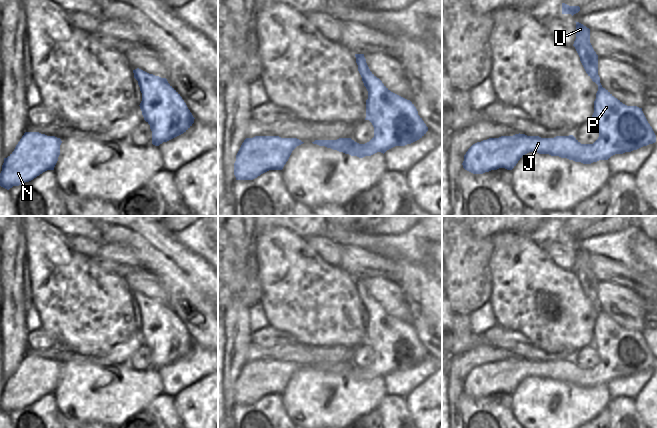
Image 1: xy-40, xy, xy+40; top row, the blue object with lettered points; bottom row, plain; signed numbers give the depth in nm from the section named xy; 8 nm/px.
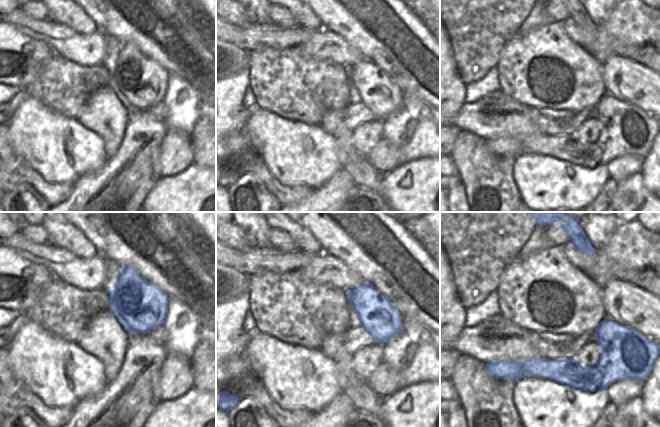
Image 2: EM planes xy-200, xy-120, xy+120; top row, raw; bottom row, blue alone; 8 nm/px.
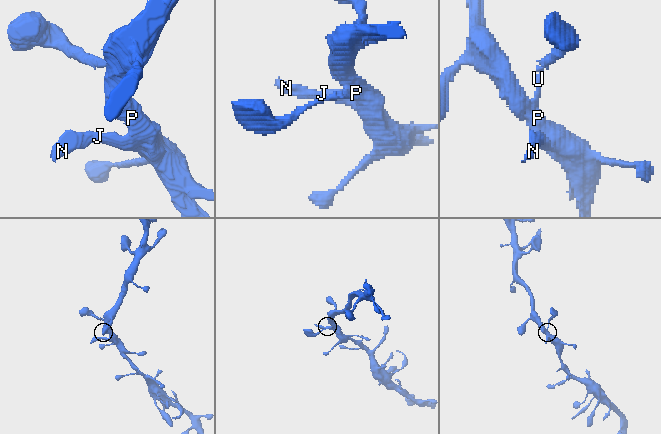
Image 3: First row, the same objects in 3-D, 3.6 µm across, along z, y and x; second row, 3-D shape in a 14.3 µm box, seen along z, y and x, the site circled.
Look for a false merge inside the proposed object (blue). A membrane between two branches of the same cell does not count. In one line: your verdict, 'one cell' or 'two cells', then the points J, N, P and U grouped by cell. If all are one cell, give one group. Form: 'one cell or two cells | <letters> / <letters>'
one cell | J N P U

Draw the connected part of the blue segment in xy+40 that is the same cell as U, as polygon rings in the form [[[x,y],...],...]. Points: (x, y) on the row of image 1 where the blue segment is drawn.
[[[576,22],[573,46],[586,73],[598,85],[592,115],[598,129],[598,139],[593,144],[581,144],[573,135],[541,138],[520,133],[489,138],[468,149],[462,163],[465,170],[473,174],[499,168],[512,170],[529,152],[591,164],[656,142],[656,135],[642,108],[623,104],[602,87],[598,75],[598,55],[590,43],[590,29],[579,22]]]

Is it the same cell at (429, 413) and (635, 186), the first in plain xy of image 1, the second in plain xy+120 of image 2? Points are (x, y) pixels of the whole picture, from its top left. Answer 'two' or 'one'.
two

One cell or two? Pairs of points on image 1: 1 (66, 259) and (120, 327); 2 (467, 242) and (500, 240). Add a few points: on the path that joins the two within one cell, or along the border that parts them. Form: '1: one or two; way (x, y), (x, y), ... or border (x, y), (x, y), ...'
1: one; way (74, 276), (105, 310)
2: two; border (492, 236), (493, 250), (489, 264)

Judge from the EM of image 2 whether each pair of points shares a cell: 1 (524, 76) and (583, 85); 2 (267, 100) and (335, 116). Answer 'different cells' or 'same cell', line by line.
1: same cell
2: different cells

